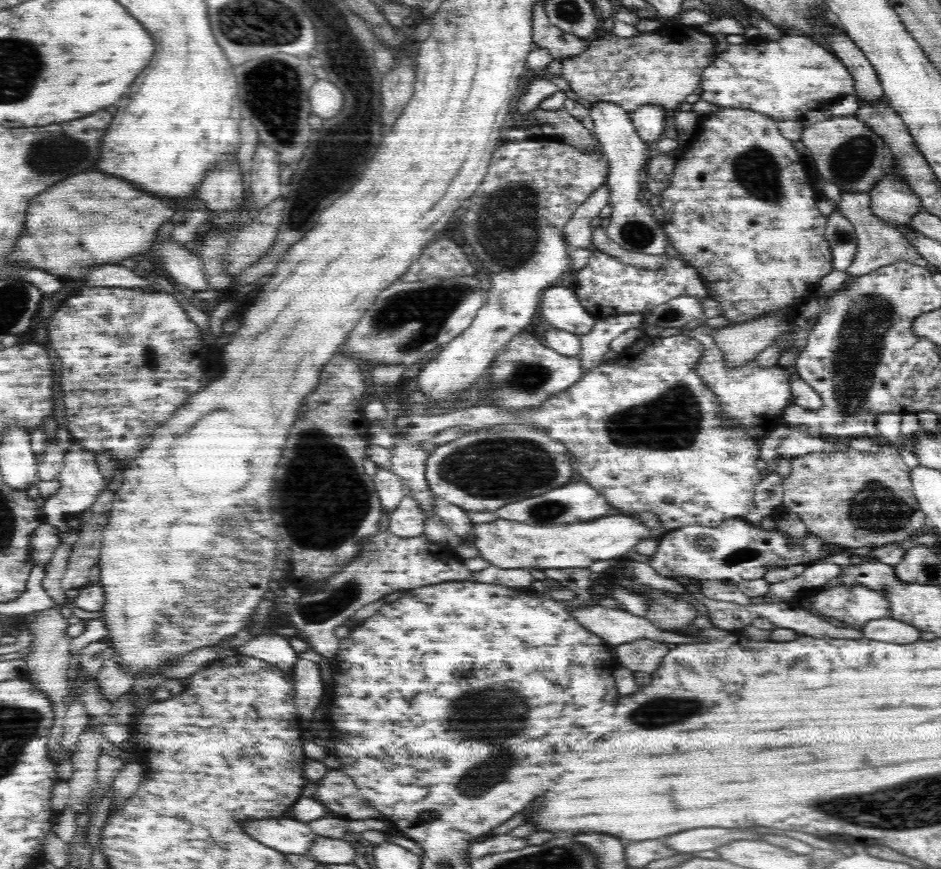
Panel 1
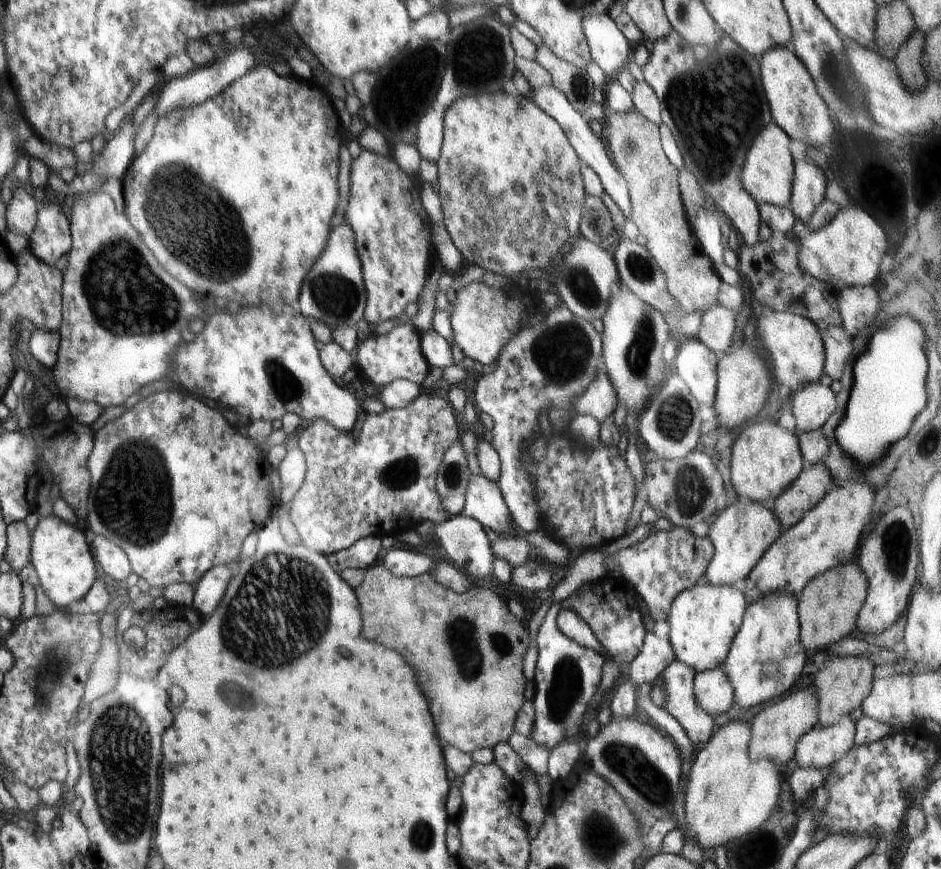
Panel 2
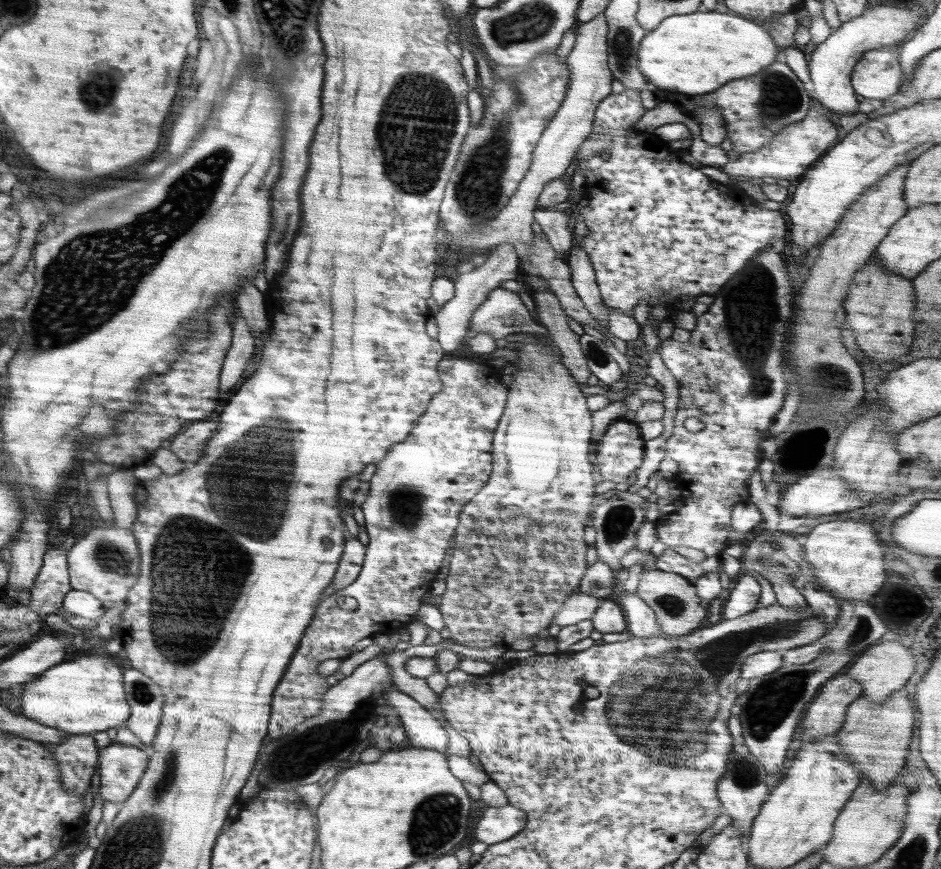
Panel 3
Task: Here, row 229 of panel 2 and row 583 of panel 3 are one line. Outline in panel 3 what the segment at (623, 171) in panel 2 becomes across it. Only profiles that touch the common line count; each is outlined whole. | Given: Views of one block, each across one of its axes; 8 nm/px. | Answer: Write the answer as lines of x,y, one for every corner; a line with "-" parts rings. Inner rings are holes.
658,569
643,570
637,583
636,593
654,611
656,622
668,636
679,637
691,633
709,615
708,610
700,605
696,586
676,573

